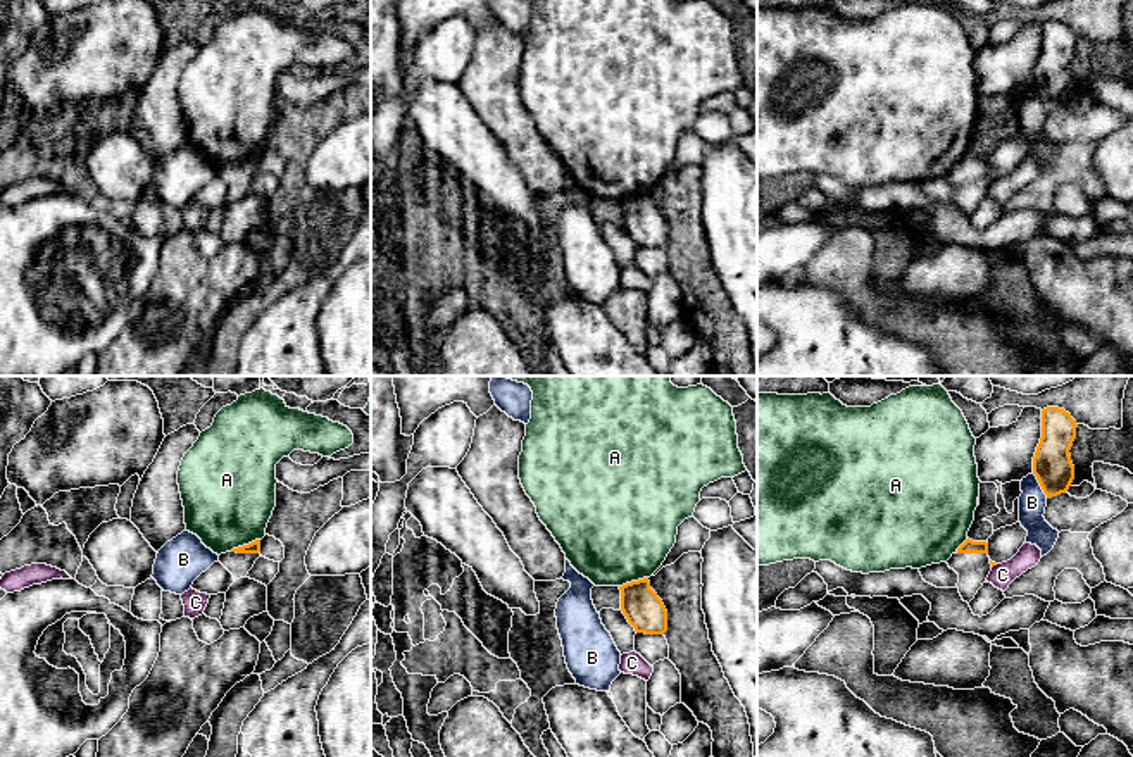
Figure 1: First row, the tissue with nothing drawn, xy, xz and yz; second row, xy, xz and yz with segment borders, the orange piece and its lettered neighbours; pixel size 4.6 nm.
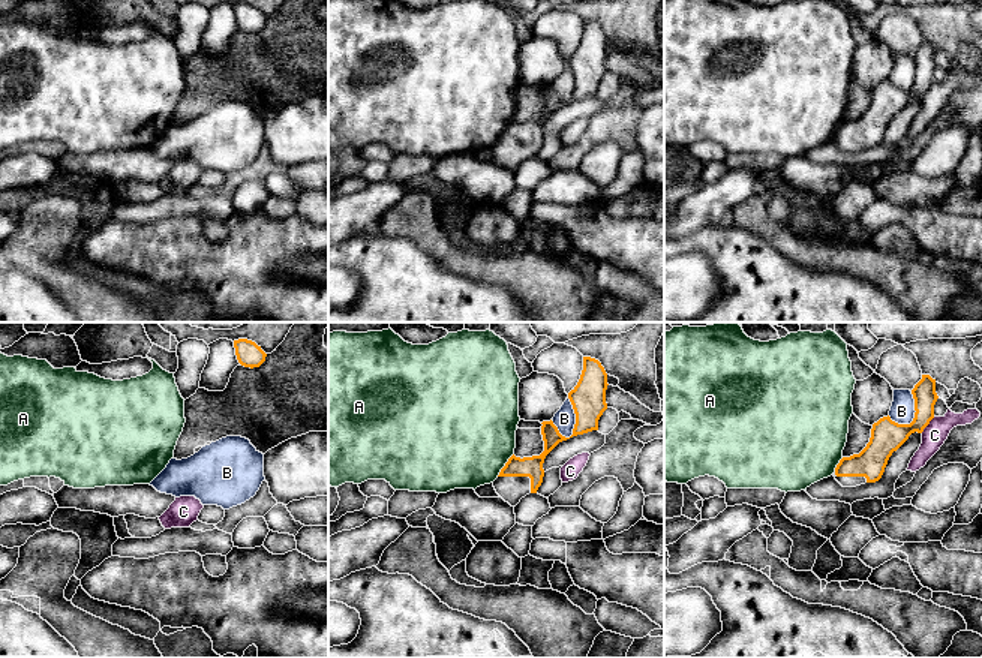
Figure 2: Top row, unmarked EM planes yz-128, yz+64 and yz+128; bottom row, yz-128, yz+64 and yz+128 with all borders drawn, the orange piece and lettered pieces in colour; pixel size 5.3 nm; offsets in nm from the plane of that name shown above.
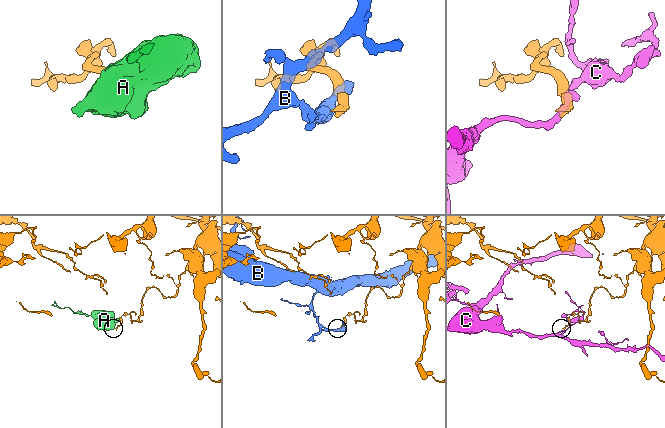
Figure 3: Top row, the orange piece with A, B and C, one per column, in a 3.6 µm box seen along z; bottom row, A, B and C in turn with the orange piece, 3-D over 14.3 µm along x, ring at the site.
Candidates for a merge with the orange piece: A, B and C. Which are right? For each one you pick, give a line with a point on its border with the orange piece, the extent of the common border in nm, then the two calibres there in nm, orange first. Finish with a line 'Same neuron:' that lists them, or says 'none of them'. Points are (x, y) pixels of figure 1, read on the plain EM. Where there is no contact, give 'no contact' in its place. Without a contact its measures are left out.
Same neuron: none of them

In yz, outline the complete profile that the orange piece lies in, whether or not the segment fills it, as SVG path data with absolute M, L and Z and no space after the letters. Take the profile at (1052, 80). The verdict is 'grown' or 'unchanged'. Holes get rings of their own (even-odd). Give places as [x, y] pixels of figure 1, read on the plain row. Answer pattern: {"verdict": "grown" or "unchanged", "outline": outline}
{"verdict": "unchanged", "outline": "M1064 22L1042 24L1042 52L1033 71L1033 88L1047 112L1066 107L1074 93L1069 64L1076 41L1076 34Z"}

